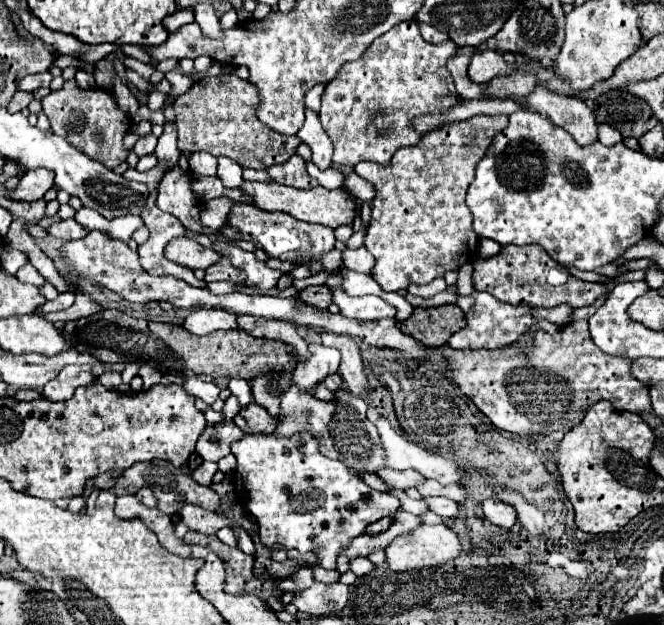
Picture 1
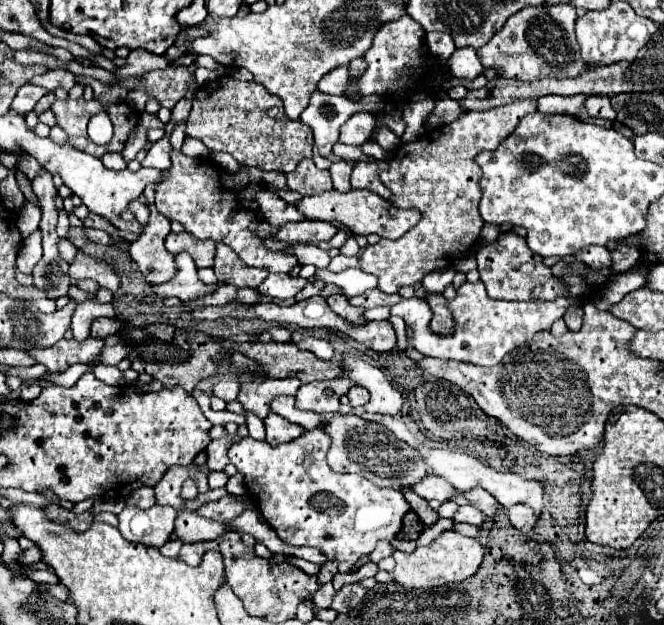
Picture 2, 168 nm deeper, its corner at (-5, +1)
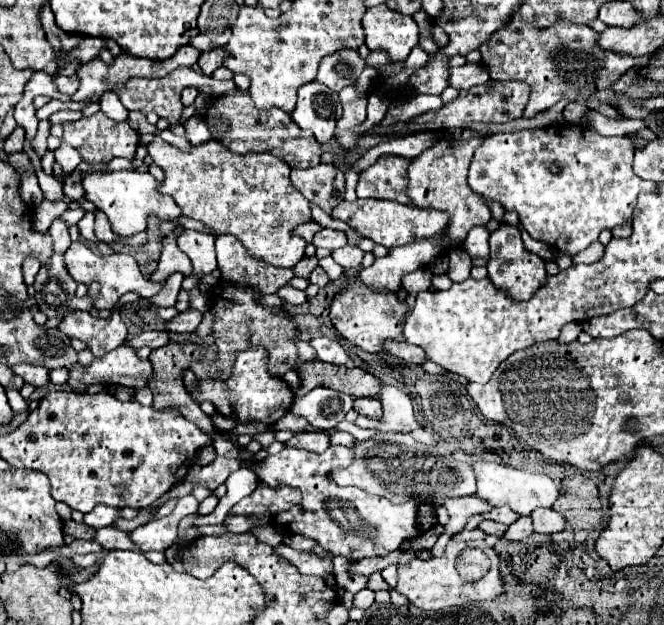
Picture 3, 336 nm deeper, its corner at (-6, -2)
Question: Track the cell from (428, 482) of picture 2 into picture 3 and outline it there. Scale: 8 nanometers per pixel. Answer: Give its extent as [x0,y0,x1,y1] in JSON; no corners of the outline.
[431,497,491,557]

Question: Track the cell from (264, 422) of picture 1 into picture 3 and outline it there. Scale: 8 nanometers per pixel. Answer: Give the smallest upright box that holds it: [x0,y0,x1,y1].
[287,431,331,453]

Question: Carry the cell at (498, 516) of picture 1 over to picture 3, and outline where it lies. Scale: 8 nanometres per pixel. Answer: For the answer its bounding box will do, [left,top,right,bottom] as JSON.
[533,509,565,535]

